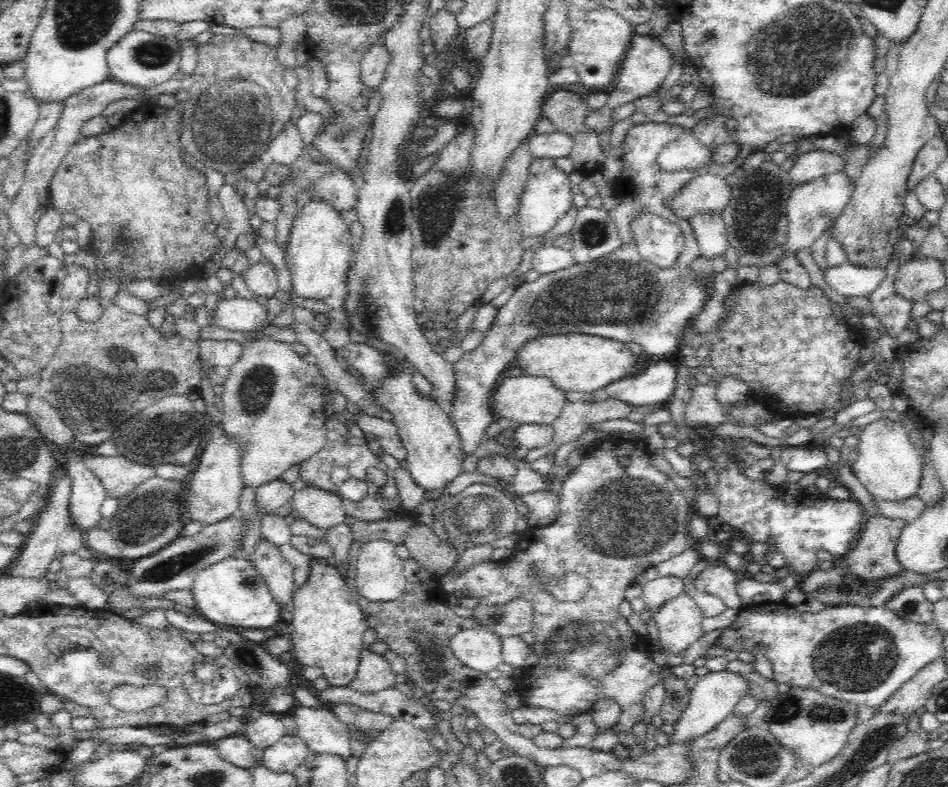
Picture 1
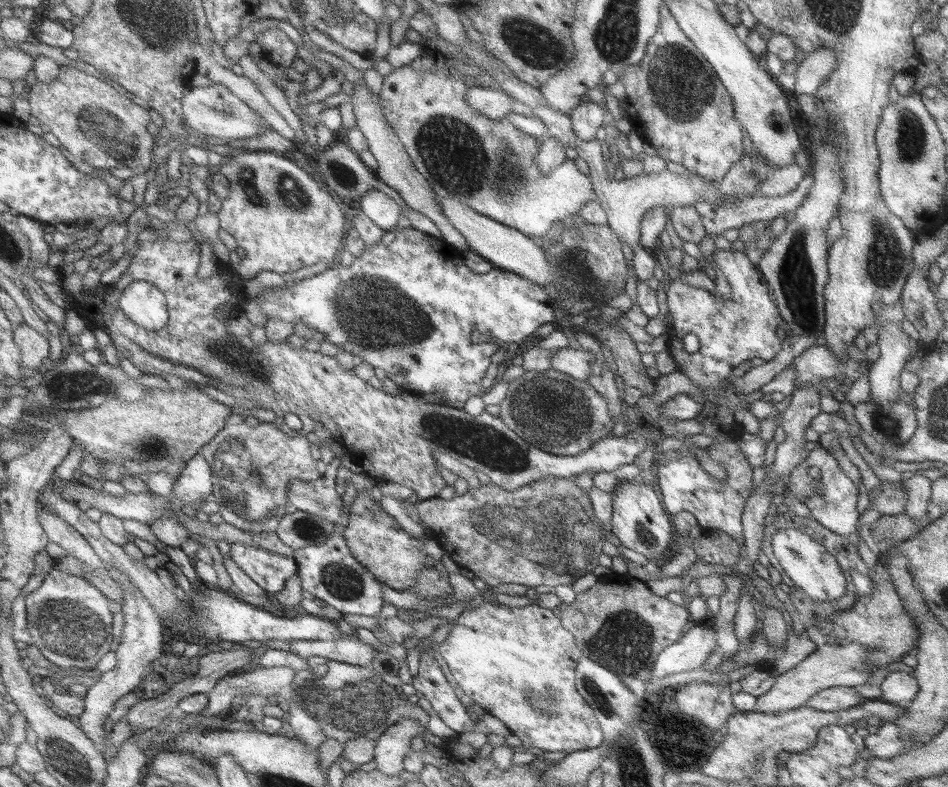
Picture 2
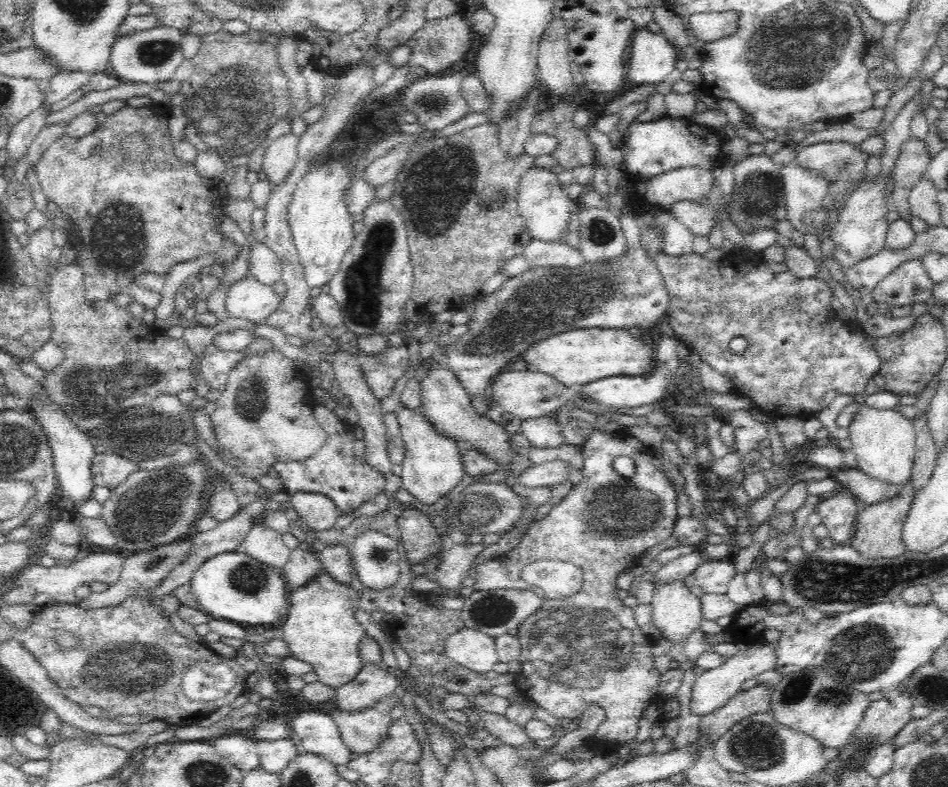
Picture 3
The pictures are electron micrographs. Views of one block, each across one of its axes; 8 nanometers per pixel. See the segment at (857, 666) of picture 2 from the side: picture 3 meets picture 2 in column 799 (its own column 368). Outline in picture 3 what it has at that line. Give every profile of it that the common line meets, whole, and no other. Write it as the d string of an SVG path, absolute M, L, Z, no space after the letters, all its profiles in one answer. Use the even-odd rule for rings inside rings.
M365 663L355 680L337 689L337 696L332 702L338 708L356 712L372 707L382 696L392 694L399 684L396 676L384 672L380 666Z

